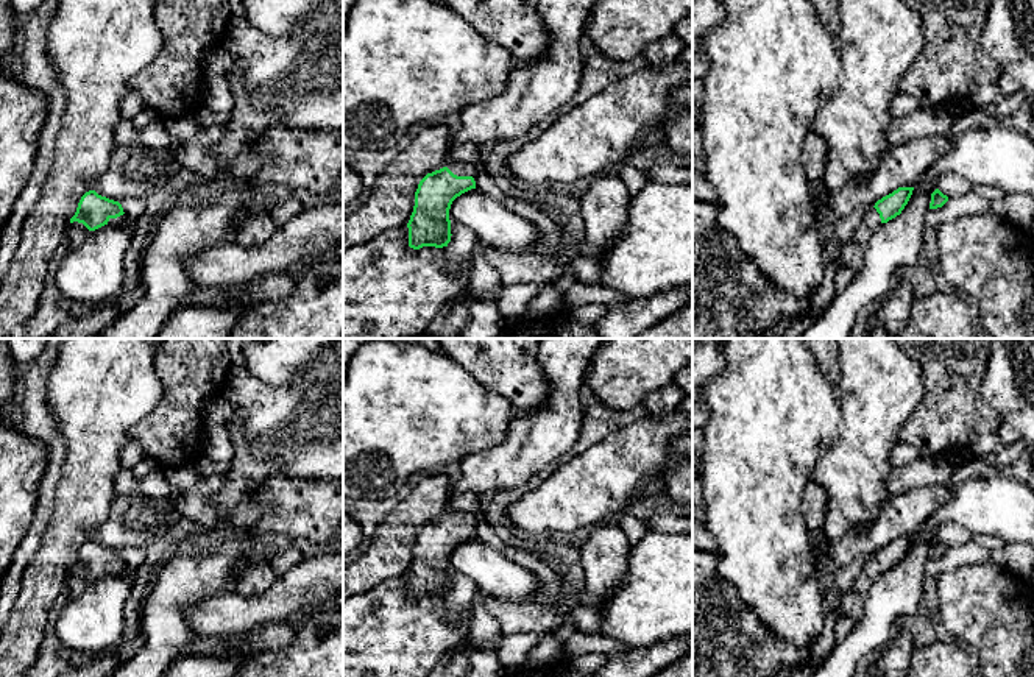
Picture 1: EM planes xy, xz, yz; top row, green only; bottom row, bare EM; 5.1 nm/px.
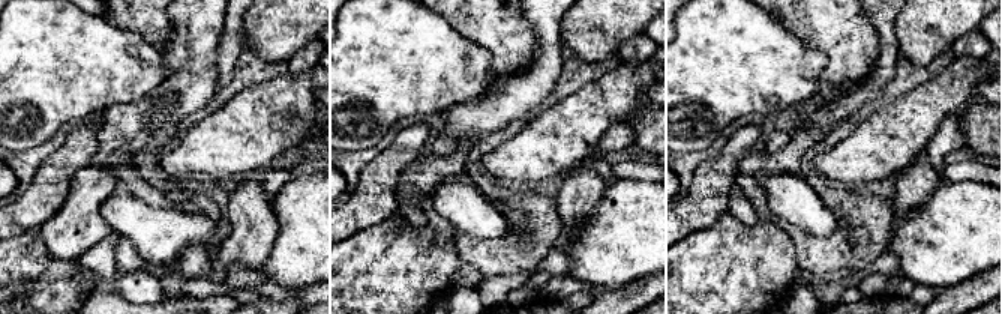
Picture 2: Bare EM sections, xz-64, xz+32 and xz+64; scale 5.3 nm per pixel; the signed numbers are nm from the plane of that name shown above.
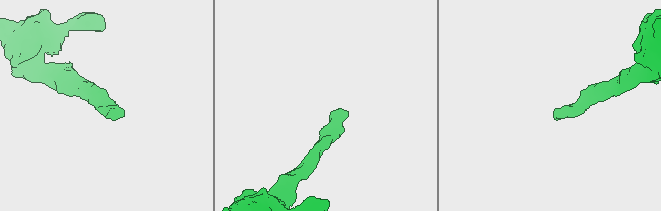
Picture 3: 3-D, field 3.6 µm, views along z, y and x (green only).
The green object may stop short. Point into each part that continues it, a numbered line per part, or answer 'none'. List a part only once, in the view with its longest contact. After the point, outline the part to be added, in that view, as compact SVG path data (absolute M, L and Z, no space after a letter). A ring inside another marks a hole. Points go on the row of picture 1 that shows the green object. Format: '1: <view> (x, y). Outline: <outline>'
1: xz (460, 169). Outline: M449 162L448 168L457 176L476 176L479 170L479 164L466 164L466 162Z

